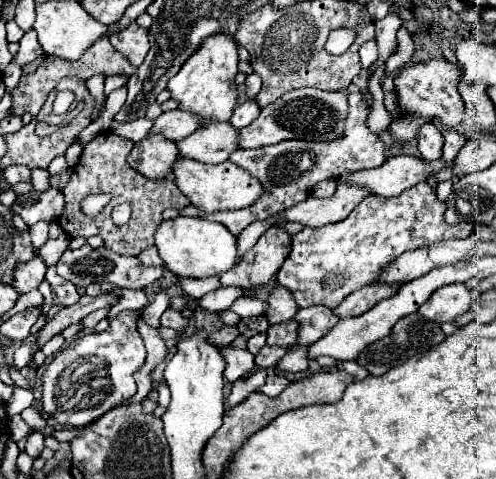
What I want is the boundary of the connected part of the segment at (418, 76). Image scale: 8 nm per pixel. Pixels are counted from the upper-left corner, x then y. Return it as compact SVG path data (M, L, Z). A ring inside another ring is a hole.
M427 60L403 68L395 76L395 92L403 116L409 118L439 118L445 126L457 128L463 120L463 98L459 96L457 84L461 80L461 70L447 60Z

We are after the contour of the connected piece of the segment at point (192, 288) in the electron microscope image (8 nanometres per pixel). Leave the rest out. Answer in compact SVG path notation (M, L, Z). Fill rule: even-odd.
M177 276L177 280L179 280L183 292L187 292L193 298L201 298L207 292L211 292L211 290L215 290L215 288L221 286L217 276L215 278L179 278Z

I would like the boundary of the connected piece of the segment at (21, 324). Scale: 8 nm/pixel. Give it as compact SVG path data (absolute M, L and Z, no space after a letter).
M31 306L11 318L7 318L3 324L1 324L1 334L11 338L11 340L23 340L29 336L29 330L31 326L37 322L37 318L41 316L41 306Z

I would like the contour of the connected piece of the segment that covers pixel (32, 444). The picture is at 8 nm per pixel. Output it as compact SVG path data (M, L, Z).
M31 432L29 438L27 438L27 444L25 444L25 452L27 452L31 458L39 458L41 450L45 448L45 446L43 446L43 440L45 440L45 436L43 436L41 432Z

